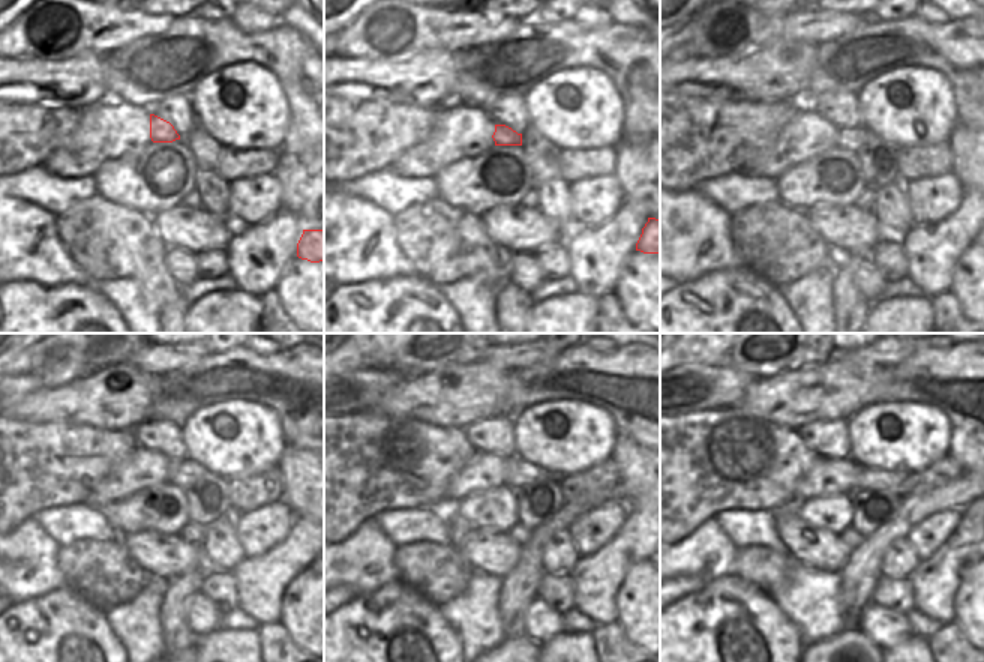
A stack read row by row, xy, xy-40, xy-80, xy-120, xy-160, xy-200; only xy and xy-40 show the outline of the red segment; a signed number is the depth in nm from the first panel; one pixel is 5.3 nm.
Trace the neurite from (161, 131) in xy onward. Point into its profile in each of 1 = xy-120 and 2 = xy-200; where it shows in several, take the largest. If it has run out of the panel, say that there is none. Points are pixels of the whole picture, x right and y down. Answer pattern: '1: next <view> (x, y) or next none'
1: next xy-120 (183, 473)
2: next xy-200 (867, 478)

